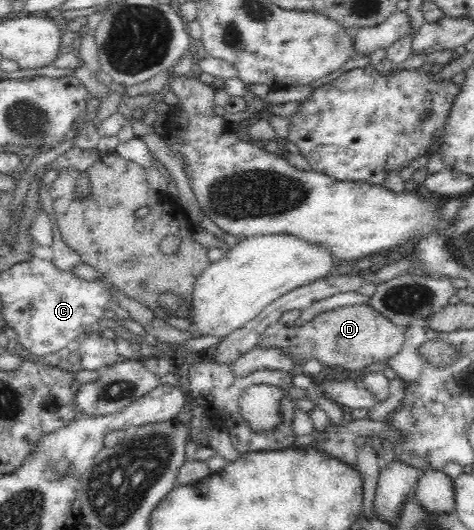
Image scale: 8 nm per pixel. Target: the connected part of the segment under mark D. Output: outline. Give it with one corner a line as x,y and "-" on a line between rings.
348,305
319,315
299,327
288,327
284,322
272,323
261,336
259,346
286,351
299,365
316,359
326,366
344,371
362,371
374,362
385,362
402,349
404,333
390,319
380,315
370,305

